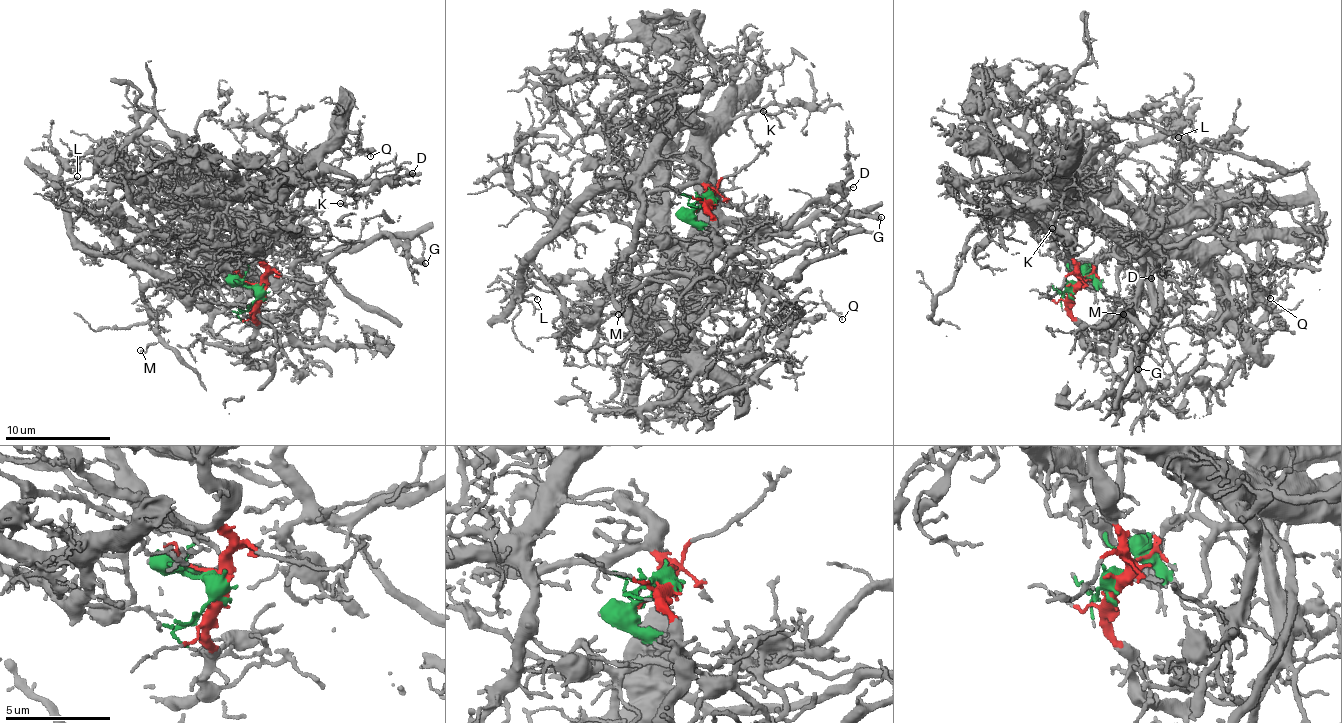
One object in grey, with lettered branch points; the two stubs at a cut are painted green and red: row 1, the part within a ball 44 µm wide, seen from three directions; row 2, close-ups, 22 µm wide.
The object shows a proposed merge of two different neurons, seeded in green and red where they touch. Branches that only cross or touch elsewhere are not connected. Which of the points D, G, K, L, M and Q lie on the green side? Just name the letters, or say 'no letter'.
no letter

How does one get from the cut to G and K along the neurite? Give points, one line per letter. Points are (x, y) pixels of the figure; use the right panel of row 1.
G: (1073, 290), (1079, 271), (1064, 217), (1084, 214), (1139, 258), (1134, 316), (1120, 313), (1141, 333), (1138, 370)
K: (1073, 290), (1079, 271), (1064, 217), (1073, 201), (1065, 195), (1052, 225), (1055, 236), (1053, 227)

